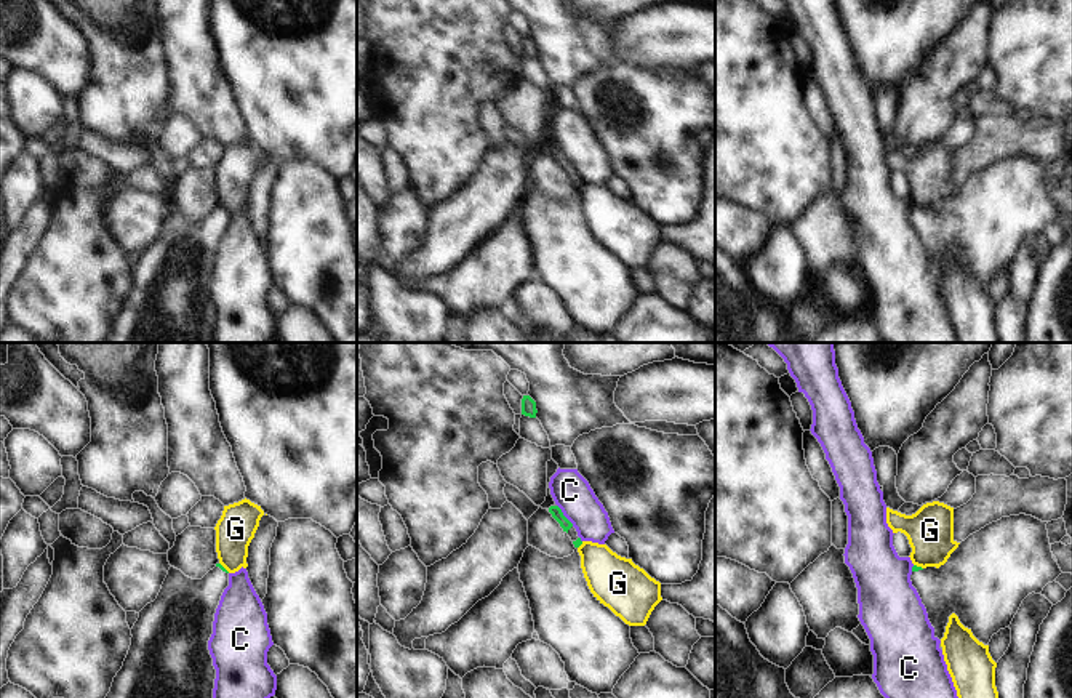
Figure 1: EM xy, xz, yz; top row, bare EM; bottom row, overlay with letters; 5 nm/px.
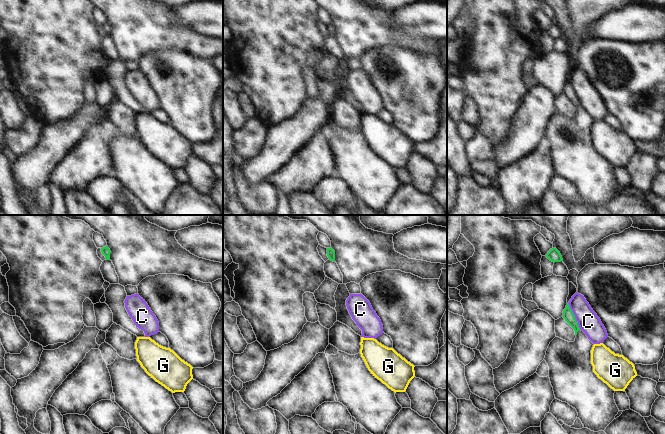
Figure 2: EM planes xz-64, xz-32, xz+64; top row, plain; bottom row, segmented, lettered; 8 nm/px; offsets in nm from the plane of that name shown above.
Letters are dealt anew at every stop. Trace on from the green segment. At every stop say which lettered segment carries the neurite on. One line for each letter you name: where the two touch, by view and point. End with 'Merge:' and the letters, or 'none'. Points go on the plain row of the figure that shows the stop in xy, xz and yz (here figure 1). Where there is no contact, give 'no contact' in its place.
Merge: none

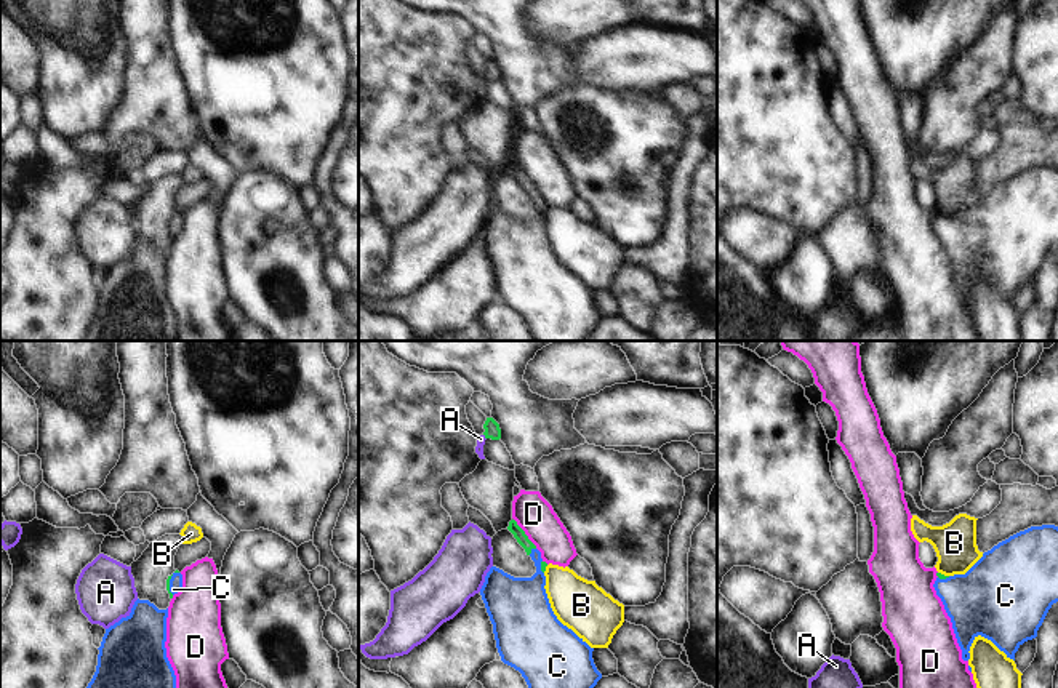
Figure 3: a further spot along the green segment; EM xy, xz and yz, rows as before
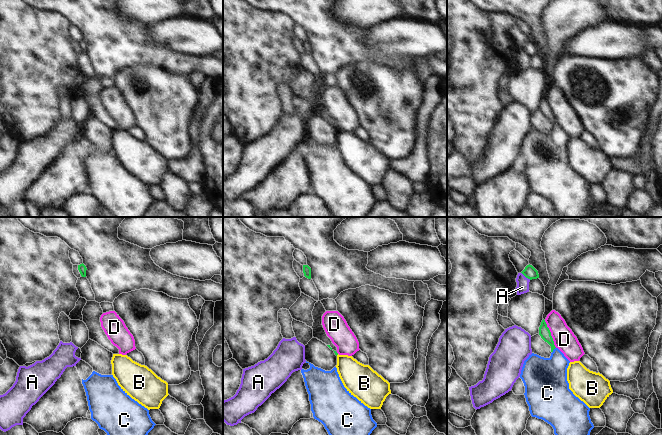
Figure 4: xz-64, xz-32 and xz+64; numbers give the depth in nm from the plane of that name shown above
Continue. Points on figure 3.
C: xz (530, 192)
Merge: C

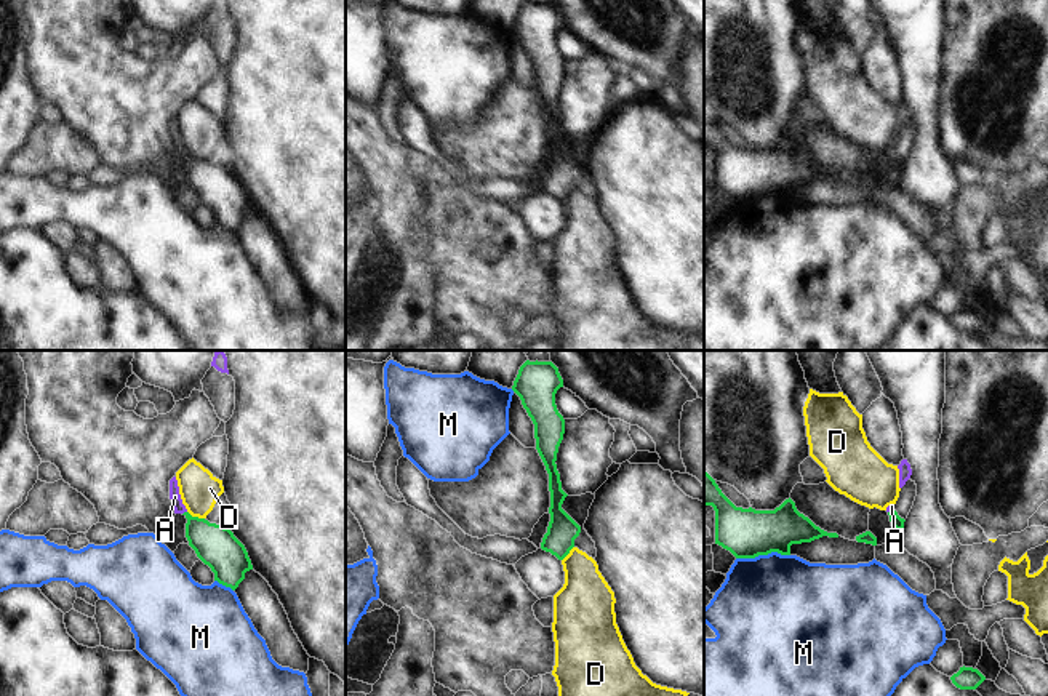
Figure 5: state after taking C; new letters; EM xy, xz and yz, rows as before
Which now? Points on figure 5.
A: xy (184, 154)
Merge: A

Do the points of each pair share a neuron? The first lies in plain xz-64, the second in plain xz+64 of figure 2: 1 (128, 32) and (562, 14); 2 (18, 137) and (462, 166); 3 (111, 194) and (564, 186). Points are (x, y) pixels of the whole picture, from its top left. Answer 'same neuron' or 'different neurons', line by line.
1: same neuron
2: different neurons
3: same neuron

